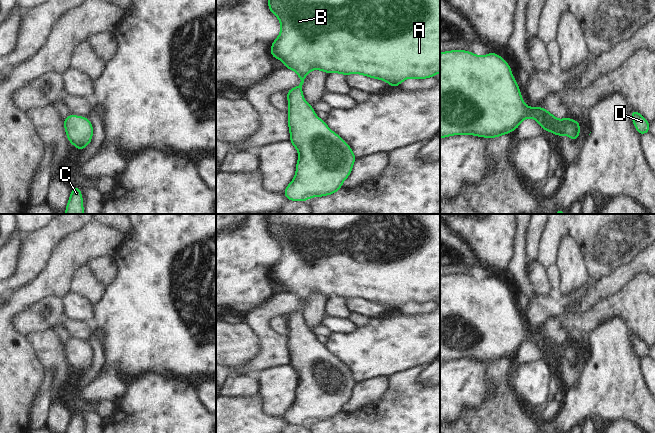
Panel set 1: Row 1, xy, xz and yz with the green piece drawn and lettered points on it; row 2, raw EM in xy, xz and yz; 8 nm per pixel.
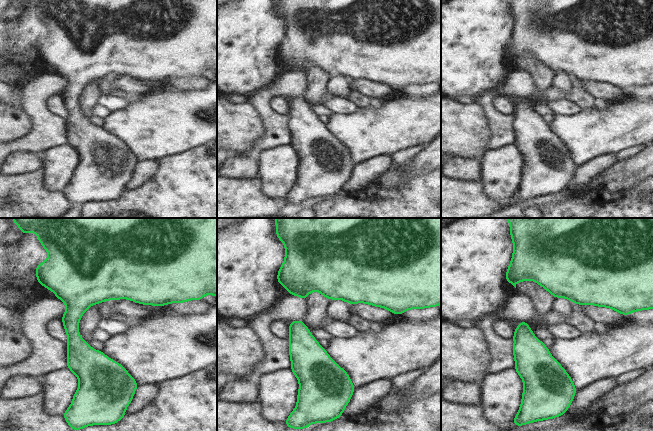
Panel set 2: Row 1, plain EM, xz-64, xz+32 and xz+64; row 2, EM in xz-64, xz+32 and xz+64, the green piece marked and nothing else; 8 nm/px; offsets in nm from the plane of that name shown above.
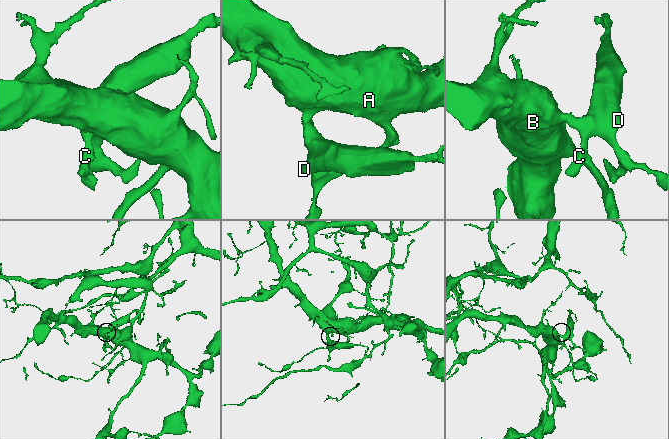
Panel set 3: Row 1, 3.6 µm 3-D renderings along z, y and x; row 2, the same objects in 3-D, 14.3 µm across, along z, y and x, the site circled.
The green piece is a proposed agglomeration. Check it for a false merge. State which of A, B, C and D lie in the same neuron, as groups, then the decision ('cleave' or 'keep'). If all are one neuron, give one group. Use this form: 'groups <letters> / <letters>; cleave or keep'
groups A B C D; keep

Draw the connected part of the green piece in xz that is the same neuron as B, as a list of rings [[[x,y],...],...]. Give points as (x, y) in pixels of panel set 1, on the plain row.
[[[264,214],[268,220],[268,230],[272,238],[276,239],[280,245],[280,259],[271,269],[270,277],[276,283],[281,284],[286,293],[294,294],[299,300],[300,308],[286,316],[288,322],[288,352],[290,354],[290,366],[297,373],[299,382],[296,388],[296,398],[290,408],[285,412],[283,418],[287,424],[307,425],[311,421],[321,421],[336,417],[345,403],[352,395],[352,390],[356,385],[353,374],[335,356],[328,352],[323,343],[316,340],[312,329],[309,329],[303,320],[302,309],[307,298],[315,293],[326,297],[341,297],[344,300],[358,297],[373,303],[380,303],[390,308],[391,311],[398,311],[400,307],[408,302],[434,301],[440,297],[440,214]]]

